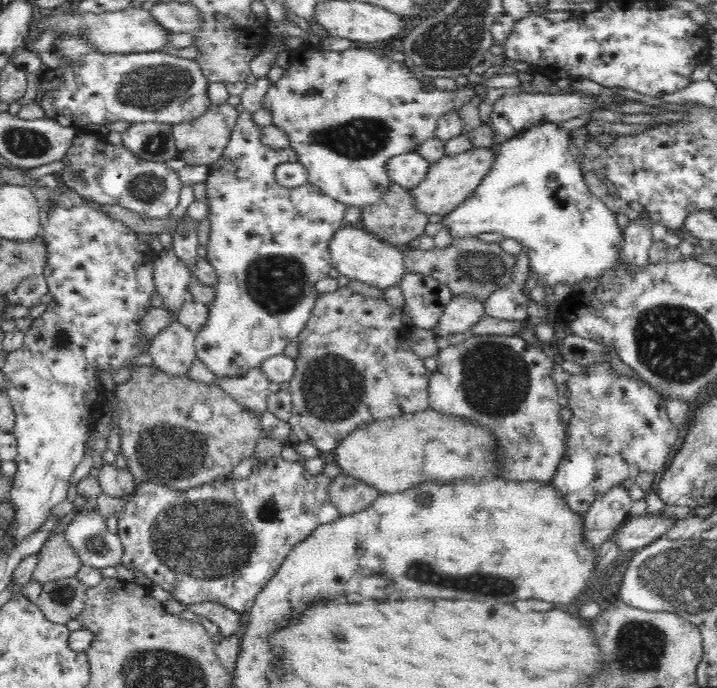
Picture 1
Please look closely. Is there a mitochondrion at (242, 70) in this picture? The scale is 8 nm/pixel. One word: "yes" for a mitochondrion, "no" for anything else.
no

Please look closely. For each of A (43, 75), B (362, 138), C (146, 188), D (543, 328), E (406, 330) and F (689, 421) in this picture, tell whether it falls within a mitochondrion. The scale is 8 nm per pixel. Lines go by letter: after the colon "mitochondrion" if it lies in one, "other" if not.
A: other
B: mitochondrion
C: mitochondrion
D: other
E: other
F: other

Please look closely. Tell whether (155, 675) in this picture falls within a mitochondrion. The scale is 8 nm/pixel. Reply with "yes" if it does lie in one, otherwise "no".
yes

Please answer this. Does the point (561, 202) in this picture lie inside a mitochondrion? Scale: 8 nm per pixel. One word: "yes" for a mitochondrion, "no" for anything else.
no

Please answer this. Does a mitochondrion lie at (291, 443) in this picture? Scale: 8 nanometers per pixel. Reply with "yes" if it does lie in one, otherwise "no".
no

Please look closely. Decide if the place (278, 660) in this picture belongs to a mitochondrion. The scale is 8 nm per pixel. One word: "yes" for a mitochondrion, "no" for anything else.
no

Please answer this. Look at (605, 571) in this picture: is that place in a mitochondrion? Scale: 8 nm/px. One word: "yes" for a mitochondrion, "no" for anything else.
no

